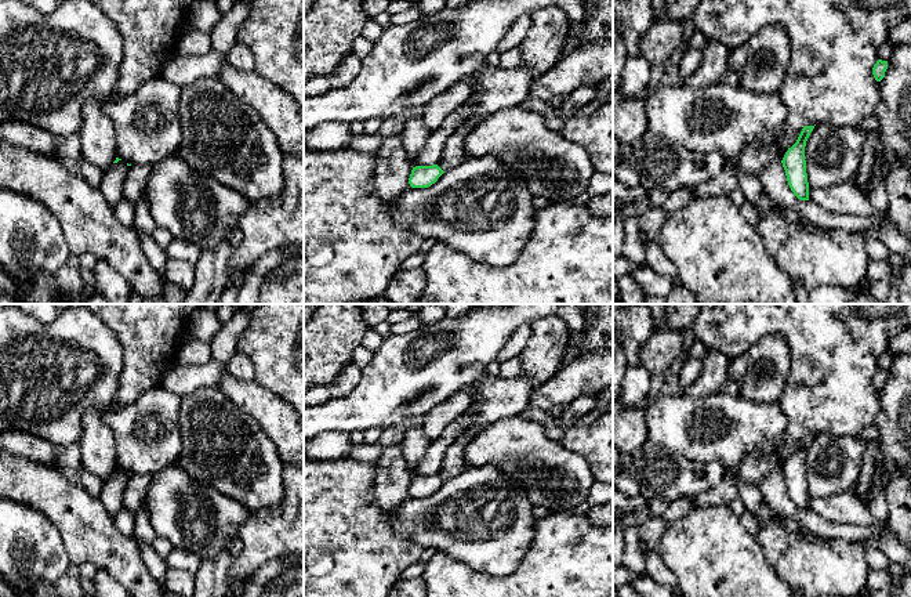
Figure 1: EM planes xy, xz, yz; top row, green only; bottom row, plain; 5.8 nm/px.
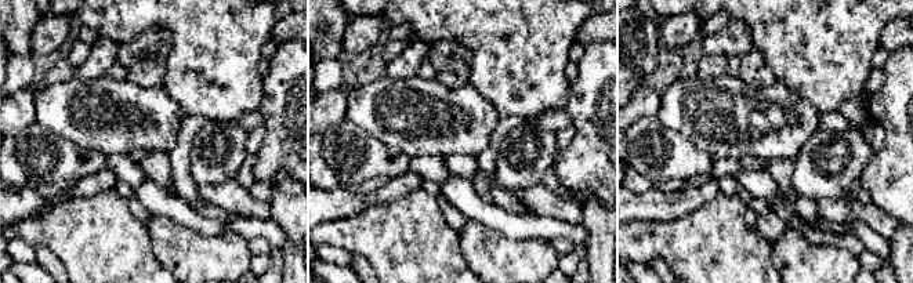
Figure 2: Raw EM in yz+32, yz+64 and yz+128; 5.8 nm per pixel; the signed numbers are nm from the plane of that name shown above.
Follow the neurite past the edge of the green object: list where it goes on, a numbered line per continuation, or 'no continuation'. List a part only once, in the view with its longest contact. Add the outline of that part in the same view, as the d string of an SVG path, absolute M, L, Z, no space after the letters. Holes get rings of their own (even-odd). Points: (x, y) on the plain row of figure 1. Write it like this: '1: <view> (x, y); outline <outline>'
no continuation

